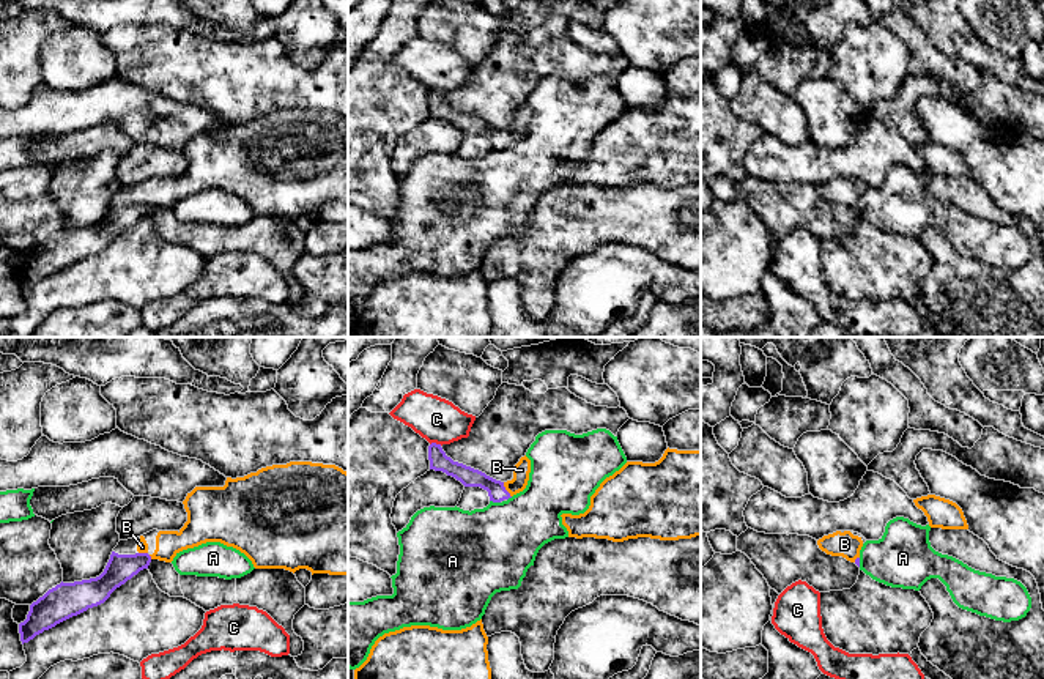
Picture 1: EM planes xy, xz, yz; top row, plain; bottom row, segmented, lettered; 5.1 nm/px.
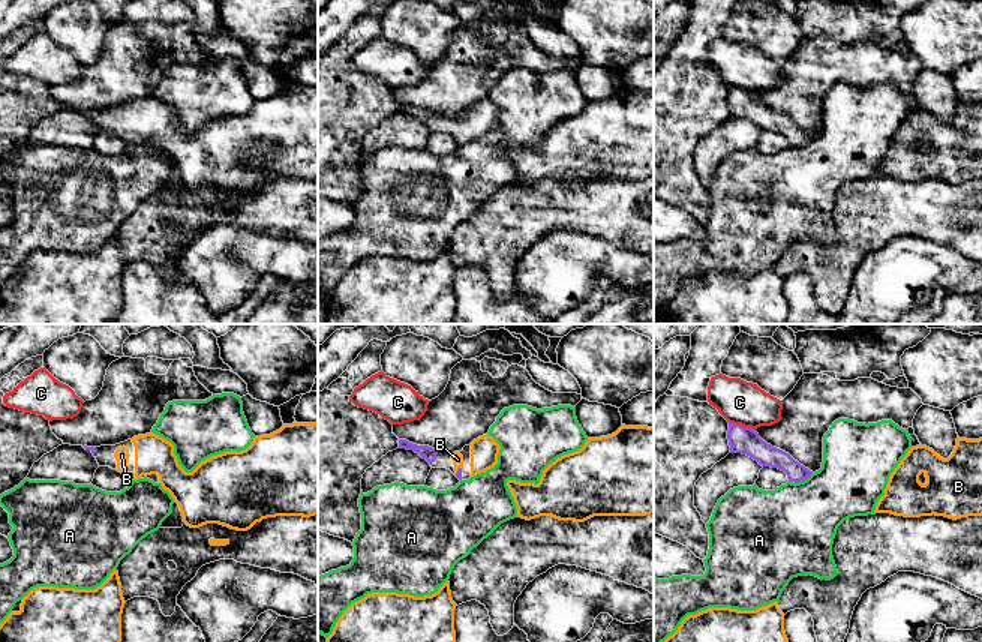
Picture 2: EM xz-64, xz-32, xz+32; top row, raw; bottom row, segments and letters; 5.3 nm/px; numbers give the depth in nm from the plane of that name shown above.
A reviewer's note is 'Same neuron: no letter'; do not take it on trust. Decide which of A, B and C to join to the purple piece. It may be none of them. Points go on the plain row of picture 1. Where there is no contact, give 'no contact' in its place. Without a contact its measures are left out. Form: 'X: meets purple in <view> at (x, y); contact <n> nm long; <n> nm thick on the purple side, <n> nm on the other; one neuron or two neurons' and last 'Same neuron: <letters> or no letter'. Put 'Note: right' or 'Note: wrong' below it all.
A: meets purple in xz at (495, 148); contact 60 nm long; 100 nm thick on the purple side, 420 nm on the other; two neurons
B: meets purple in xz at (506, 137); contact 90 nm long; 100 nm thick on the purple side, 80 nm on the other; one neuron
C: meets purple in xz at (435, 90); contact 60 nm long; 100 nm thick on the purple side, 220 nm on the other; two neurons
Same neuron: B
Note: wrong

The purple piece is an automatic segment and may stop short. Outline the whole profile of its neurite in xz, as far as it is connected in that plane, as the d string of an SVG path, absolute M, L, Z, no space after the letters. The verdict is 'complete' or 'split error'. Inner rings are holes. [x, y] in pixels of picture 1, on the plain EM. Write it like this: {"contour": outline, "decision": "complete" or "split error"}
{"contour": "M431 90L428 93L430 117L442 118L455 124L465 134L480 134L488 139L490 148L501 150L523 139L529 128L531 107L524 102L515 112L513 126L507 129L496 128L485 120L454 109L446 102L441 91Z", "decision": "split error"}

